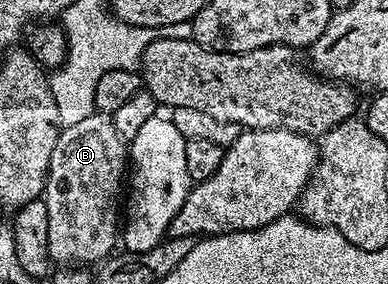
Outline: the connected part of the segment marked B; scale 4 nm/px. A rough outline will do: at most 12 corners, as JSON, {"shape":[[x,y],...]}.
{"shape":[[110,116],[60,128],[49,255],[116,252],[129,145]]}

